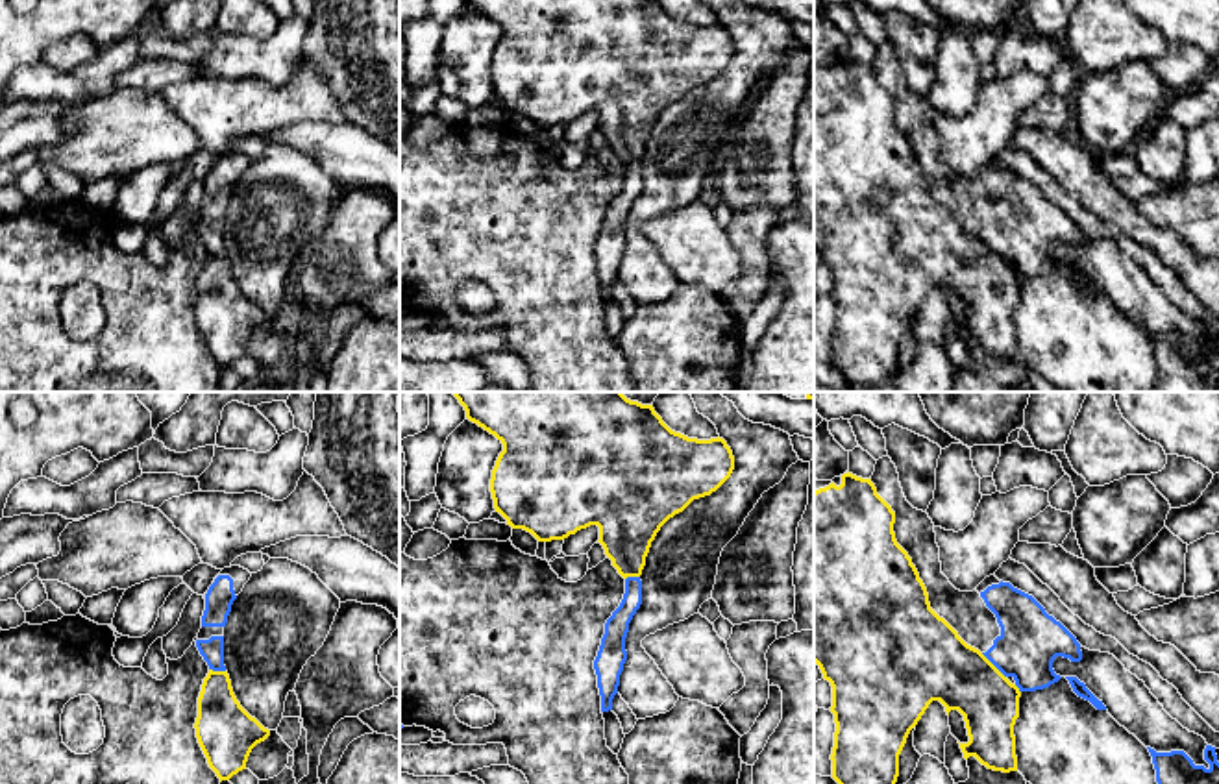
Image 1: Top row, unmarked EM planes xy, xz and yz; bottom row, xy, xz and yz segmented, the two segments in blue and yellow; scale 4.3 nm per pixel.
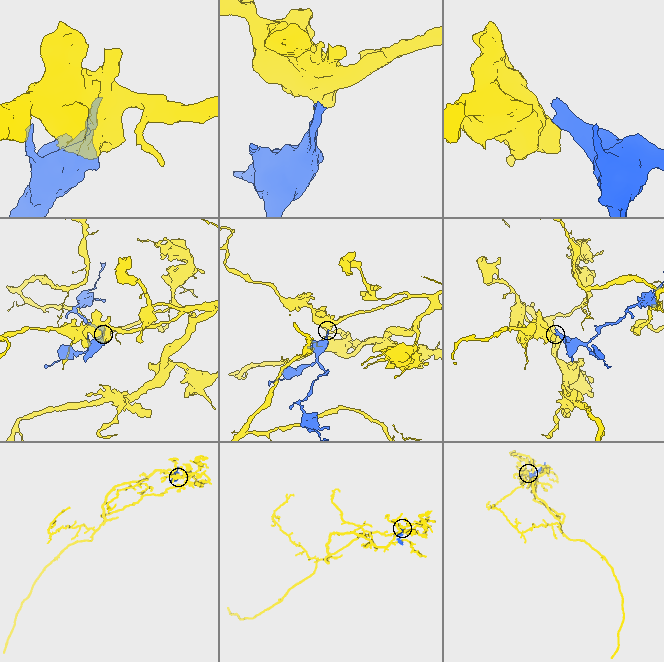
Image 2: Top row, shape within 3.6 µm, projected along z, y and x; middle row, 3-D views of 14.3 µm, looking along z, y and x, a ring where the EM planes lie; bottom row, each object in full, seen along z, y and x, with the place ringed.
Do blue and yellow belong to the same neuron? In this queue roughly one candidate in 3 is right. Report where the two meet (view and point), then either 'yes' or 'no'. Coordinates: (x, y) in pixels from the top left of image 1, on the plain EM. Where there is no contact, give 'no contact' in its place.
yz (994, 250) | no

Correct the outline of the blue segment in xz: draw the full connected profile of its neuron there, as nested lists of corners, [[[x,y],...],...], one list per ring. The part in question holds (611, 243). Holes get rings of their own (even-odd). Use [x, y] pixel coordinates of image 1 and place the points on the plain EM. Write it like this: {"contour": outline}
{"contour": [[[627,163],[623,185],[605,209],[605,220],[594,246],[597,274],[601,281],[601,298],[612,296],[612,285],[618,279],[620,261],[627,246],[625,224],[629,218],[629,209],[640,190],[642,166],[640,163]]]}

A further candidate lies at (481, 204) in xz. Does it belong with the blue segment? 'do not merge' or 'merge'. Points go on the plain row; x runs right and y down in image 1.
do not merge

